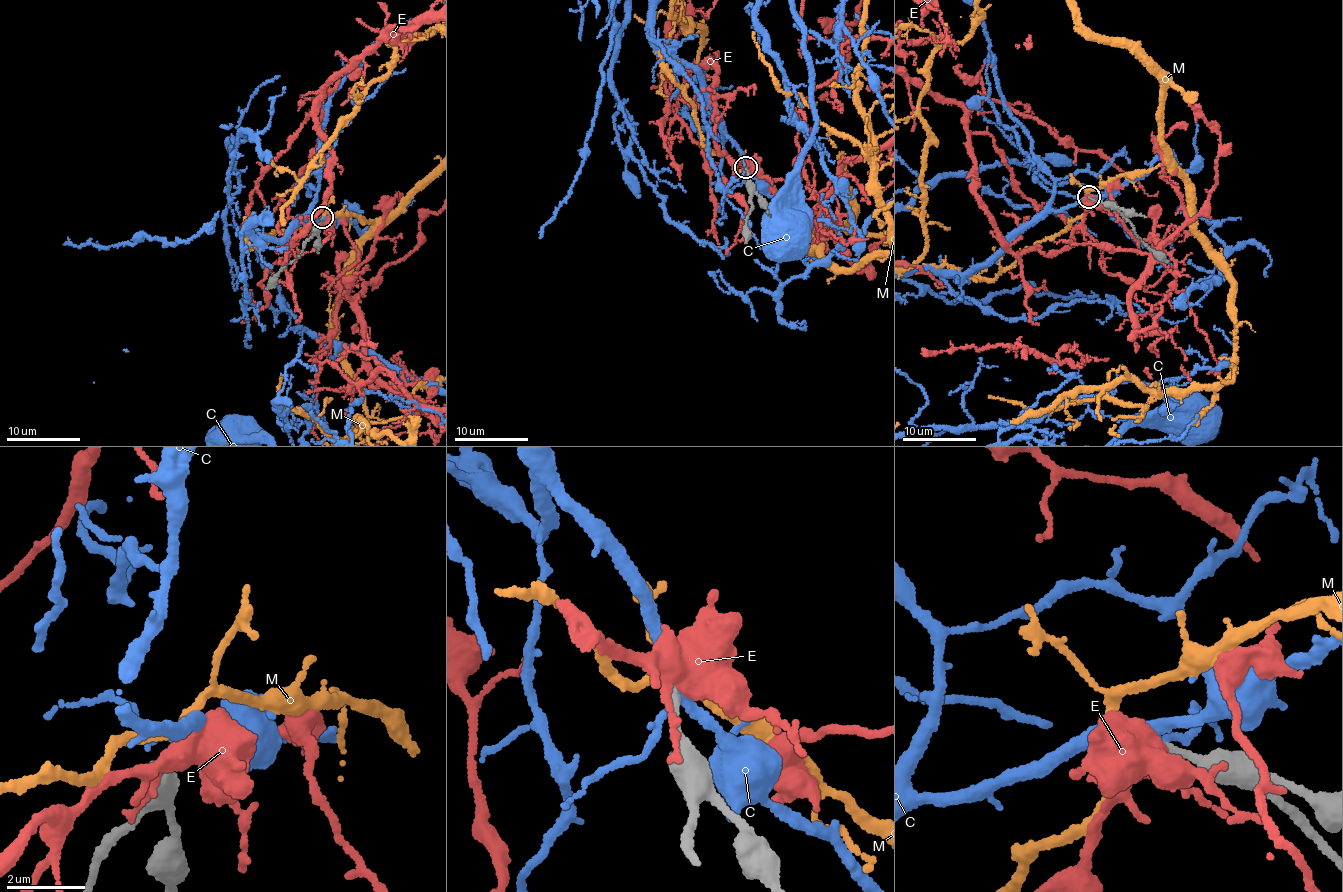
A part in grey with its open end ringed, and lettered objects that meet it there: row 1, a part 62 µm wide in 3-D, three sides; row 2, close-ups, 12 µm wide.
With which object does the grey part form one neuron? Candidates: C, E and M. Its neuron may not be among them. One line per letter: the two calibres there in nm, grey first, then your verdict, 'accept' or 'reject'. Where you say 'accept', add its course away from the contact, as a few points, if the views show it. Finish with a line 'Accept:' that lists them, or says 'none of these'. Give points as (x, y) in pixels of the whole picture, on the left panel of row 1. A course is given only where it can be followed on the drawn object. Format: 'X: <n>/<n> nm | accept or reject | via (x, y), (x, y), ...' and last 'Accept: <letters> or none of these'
C: 260/280 nm | reject
E: 260/550 nm | reject
M: 200/220 nm | reject
Accept: none of these

